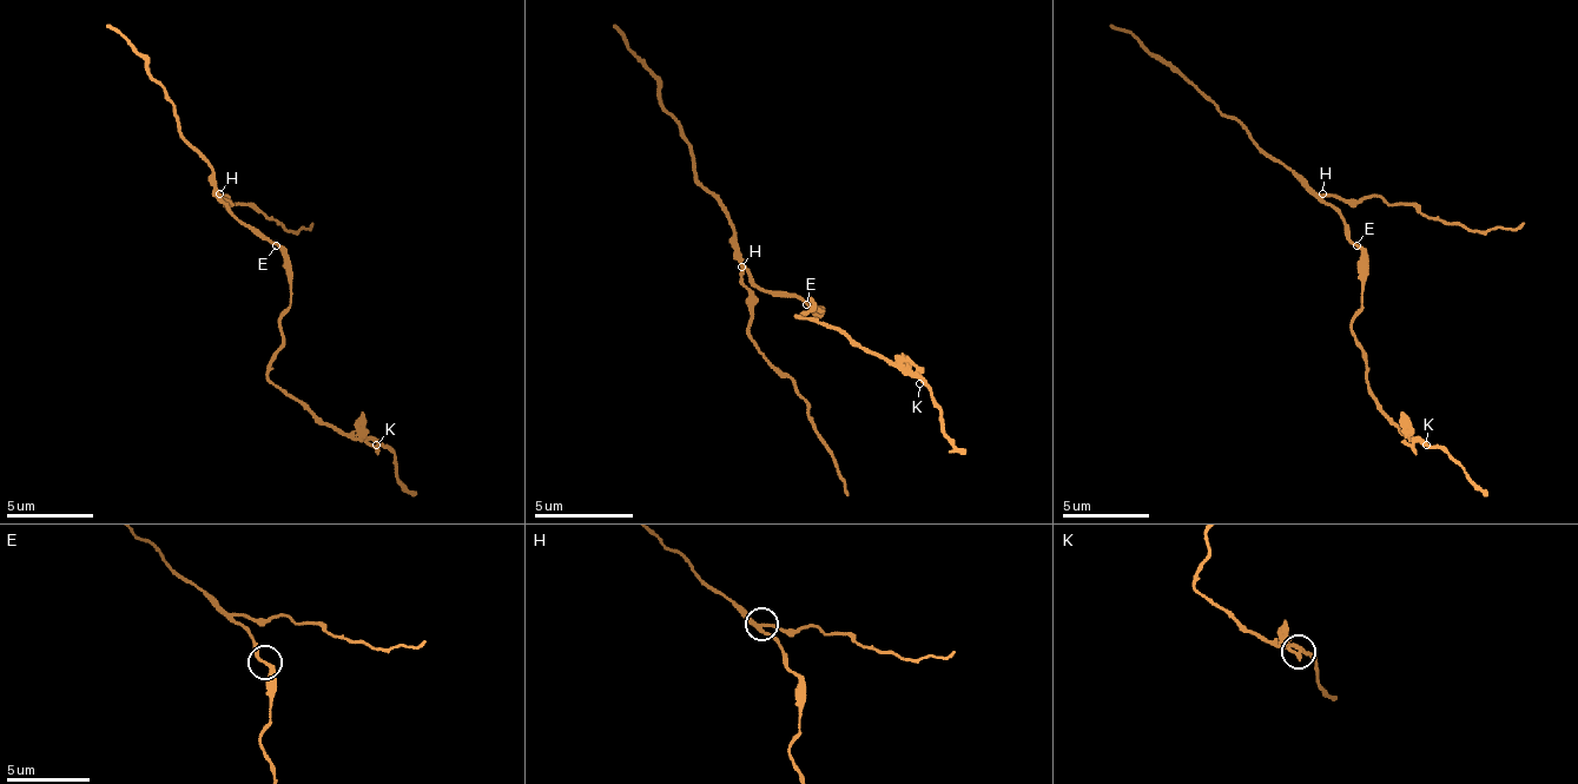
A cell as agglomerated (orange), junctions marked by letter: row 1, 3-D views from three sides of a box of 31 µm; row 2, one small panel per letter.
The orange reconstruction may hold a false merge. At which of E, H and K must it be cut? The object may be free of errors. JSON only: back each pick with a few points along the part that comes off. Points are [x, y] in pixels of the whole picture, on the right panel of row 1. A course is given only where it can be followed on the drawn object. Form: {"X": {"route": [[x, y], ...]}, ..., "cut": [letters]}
{"H": {"route": [[1321, 192], [1347, 202], [1382, 197], [1417, 205], [1430, 218], [1470, 232], [1525, 223]]}, "cut": ["H"]}

